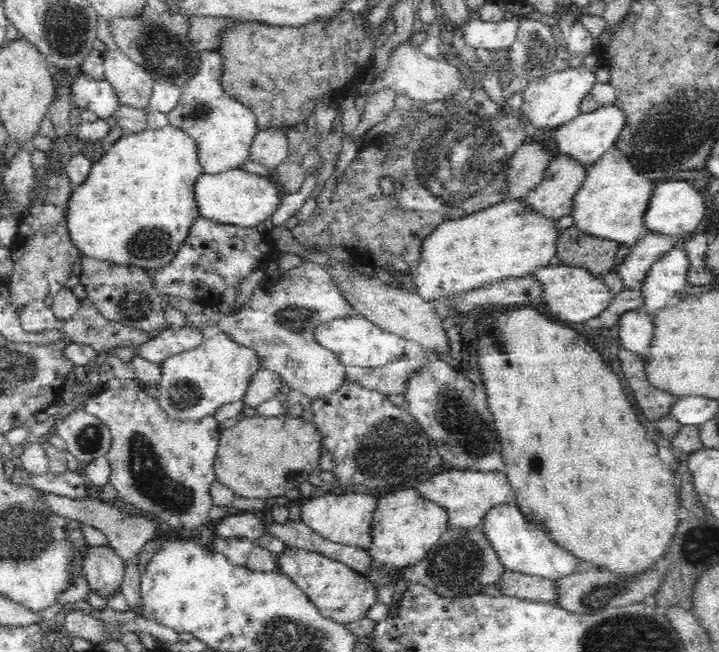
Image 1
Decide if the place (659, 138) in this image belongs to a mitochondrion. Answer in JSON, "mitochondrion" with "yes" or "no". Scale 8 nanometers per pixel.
{"mitochondrion":"yes"}

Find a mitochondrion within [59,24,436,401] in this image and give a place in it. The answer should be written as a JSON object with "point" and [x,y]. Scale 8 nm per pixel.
{"point":[172,58]}

